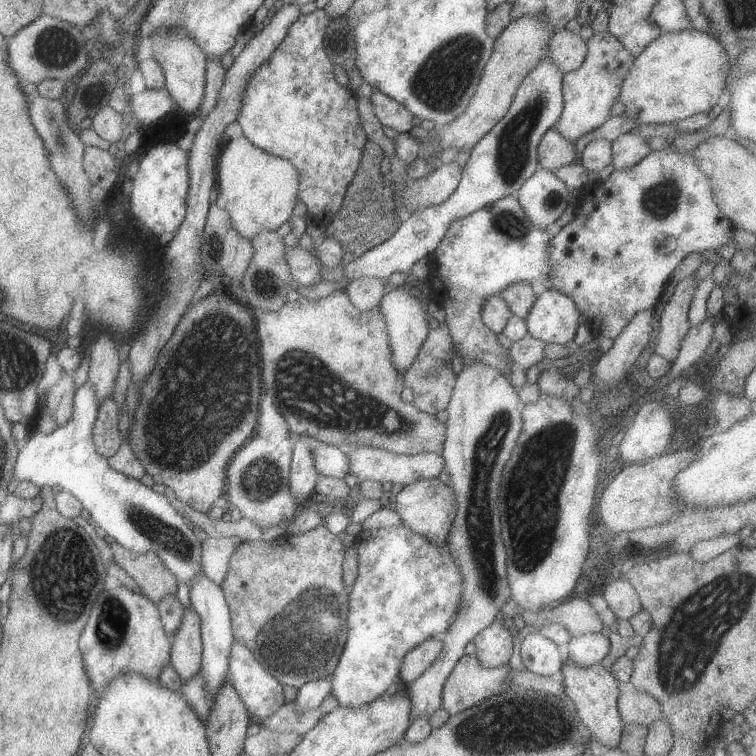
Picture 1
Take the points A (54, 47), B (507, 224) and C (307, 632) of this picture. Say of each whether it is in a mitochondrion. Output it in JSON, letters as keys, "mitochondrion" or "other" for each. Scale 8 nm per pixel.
{"A":"mitochondrion","B":"mitochondrion","C":"mitochondrion"}

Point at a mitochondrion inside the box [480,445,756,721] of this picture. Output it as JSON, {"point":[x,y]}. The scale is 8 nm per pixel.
{"point":[708,614]}

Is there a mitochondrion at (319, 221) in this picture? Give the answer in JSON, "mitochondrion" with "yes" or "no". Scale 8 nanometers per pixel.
{"mitochondrion":"no"}

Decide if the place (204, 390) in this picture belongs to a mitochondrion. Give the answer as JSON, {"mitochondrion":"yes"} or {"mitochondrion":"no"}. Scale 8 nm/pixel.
{"mitochondrion":"yes"}

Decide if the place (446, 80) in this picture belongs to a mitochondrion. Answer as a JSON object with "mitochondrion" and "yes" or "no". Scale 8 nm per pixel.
{"mitochondrion":"yes"}

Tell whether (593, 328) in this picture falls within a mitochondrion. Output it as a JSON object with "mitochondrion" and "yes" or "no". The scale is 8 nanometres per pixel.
{"mitochondrion":"no"}

